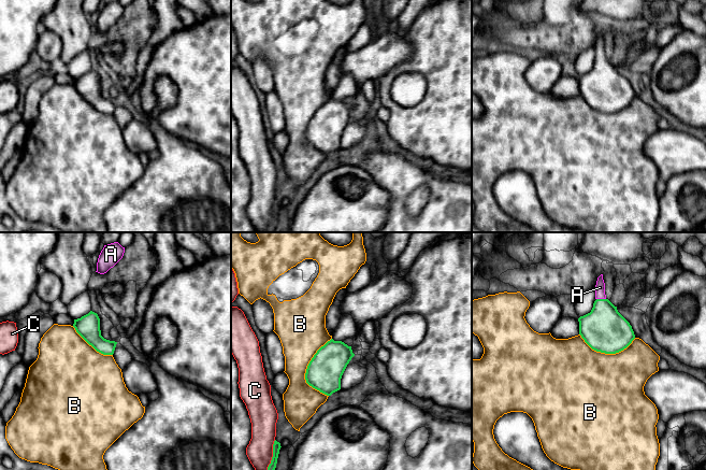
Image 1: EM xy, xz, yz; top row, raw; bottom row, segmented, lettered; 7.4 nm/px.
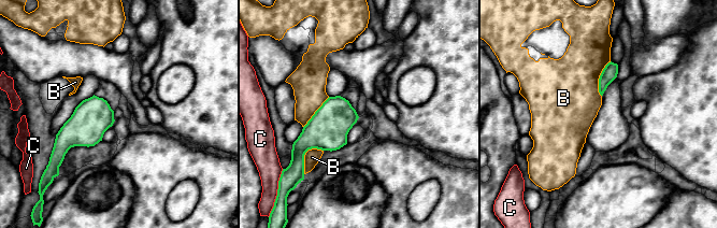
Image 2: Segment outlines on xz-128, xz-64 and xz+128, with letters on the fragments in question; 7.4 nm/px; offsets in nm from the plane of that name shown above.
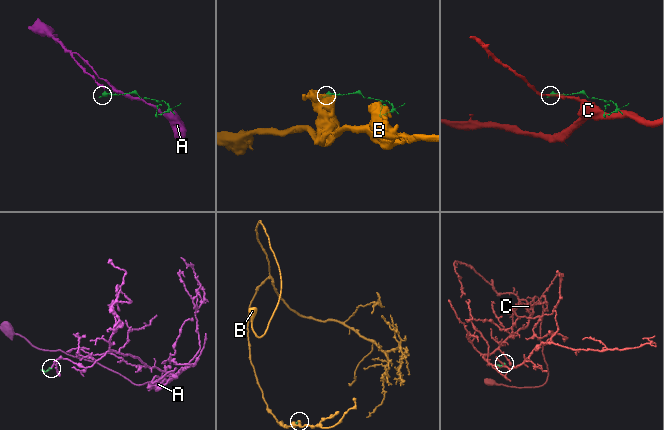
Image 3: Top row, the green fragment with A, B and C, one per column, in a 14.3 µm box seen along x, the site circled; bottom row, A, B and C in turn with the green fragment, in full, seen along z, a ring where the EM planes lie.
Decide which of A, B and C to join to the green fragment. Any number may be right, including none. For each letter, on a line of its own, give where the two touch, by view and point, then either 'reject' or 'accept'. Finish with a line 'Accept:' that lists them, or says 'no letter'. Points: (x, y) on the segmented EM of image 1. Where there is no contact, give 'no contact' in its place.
A: contact yz (601, 299); accept
B: contact xz (306, 370); reject
C: contact xz (273, 455); reject
Accept: A

